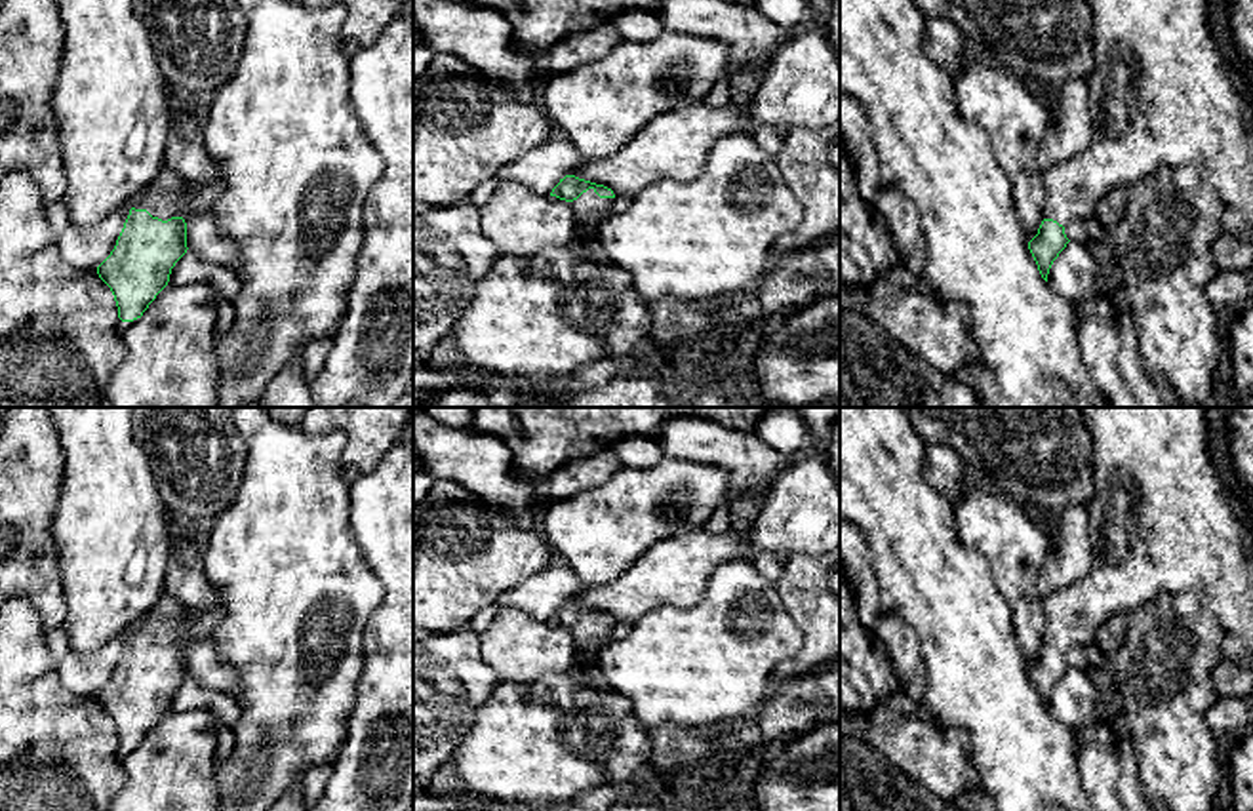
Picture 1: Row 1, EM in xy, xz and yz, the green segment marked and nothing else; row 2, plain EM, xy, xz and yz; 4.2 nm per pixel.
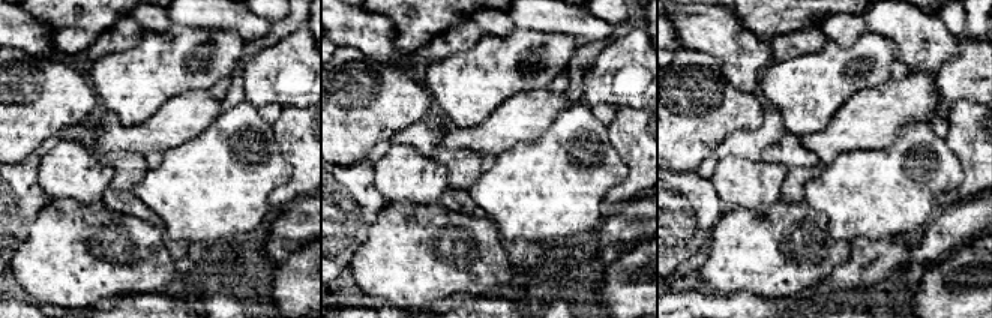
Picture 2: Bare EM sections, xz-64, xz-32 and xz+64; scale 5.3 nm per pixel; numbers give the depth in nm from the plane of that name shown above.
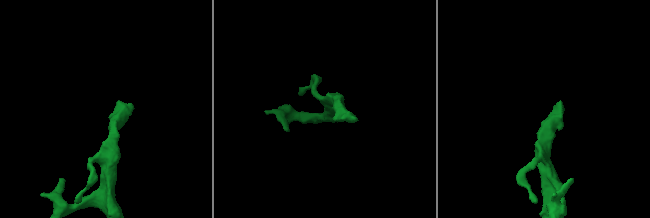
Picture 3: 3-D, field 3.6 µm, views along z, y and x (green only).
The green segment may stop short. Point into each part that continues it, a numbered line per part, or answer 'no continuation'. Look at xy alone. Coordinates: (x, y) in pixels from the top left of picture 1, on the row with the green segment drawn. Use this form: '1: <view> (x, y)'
1: xy (164, 200)

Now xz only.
1: xz (589, 208)

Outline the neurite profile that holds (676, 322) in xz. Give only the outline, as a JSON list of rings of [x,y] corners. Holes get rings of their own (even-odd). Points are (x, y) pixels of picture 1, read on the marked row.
[[[665,297],[649,303],[649,310],[653,324],[647,337],[647,348],[659,352],[666,350],[668,346],[699,343],[714,329],[710,307],[701,303]]]

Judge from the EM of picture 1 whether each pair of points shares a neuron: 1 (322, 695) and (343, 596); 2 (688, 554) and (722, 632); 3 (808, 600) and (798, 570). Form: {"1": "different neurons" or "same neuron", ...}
{"1": "same neuron", "2": "different neurons", "3": "same neuron"}

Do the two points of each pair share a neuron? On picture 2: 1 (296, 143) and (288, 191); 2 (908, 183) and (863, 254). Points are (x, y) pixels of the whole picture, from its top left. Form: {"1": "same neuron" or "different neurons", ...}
{"1": "same neuron", "2": "different neurons"}

